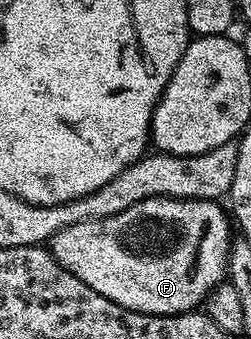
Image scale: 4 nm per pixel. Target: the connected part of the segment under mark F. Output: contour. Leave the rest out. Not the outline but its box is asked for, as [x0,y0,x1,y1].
[51,198,231,316]

